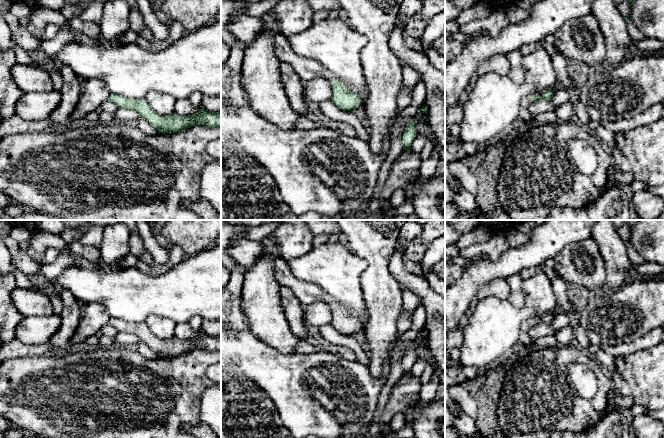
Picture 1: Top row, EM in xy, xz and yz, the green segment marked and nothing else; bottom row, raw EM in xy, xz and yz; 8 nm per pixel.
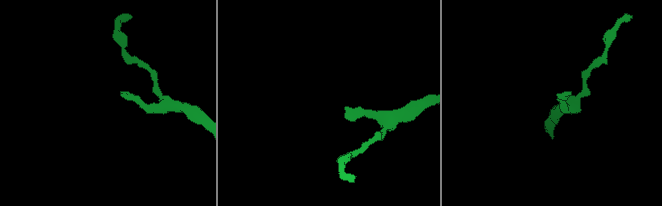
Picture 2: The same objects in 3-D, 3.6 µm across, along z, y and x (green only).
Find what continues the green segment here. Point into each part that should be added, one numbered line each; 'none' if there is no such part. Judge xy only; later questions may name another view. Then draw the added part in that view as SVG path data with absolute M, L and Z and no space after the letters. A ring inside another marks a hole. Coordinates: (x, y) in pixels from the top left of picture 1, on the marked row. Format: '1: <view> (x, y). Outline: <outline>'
none

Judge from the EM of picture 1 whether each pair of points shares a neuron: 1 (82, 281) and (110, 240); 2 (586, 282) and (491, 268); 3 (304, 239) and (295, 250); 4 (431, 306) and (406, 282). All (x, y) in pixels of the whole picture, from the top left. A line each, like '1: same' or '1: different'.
1: different
2: different
3: same
4: same

